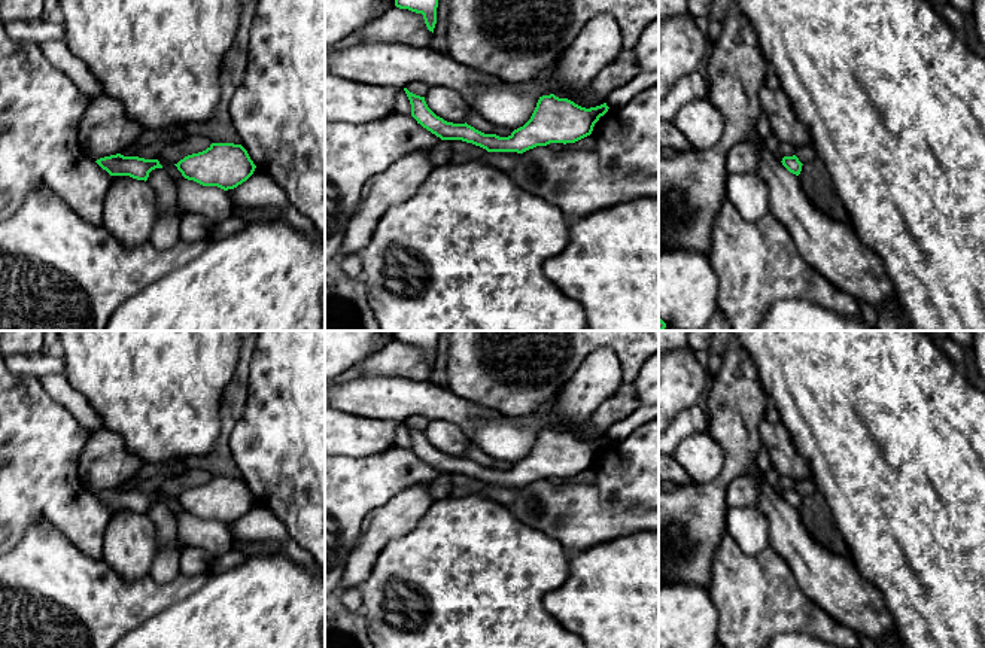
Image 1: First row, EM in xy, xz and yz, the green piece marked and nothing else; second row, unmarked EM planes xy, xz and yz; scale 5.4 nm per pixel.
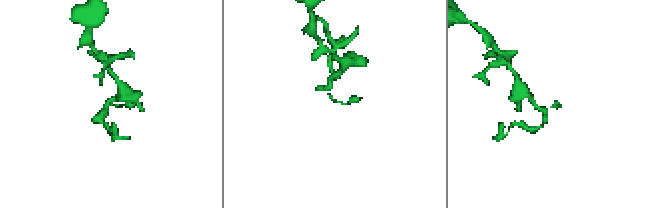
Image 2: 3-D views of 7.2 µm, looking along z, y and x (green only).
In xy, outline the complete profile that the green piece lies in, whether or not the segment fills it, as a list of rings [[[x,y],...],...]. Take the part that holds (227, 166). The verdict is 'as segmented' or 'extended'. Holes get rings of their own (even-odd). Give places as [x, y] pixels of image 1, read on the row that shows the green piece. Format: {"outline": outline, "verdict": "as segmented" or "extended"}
{"outline": [[[212,143],[206,150],[188,155],[174,165],[185,179],[224,191],[246,182],[256,168],[247,150],[234,143]]], "verdict": "as segmented"}

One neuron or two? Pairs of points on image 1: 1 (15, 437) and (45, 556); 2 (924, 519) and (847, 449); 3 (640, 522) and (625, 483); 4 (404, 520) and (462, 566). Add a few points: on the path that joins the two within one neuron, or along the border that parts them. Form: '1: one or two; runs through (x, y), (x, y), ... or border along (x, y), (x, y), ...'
1: two; border along (67, 538), (45, 522), (33, 522), (15, 545)
2: one; runs through (905, 505), (866, 467)
3: two; border along (599, 496), (619, 507), (640, 507), (643, 510)
4: two; border along (432, 502), (406, 534), (392, 538), (383, 547)

